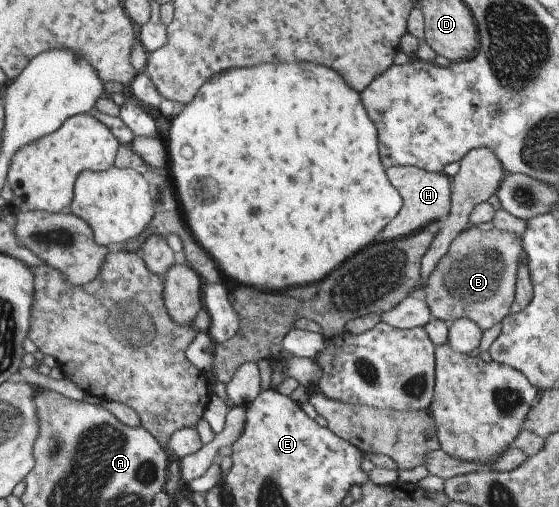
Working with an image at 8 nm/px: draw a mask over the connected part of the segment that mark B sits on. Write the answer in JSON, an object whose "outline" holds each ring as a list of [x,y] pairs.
{"outline":[[[469,225],[454,239],[448,254],[429,276],[421,295],[431,308],[434,318],[451,325],[460,317],[468,317],[468,320],[475,321],[481,329],[488,330],[490,326],[498,324],[511,313],[511,304],[515,302],[515,280],[518,278],[519,262],[522,258],[524,258],[523,240],[514,233],[494,228],[483,231]]]}

